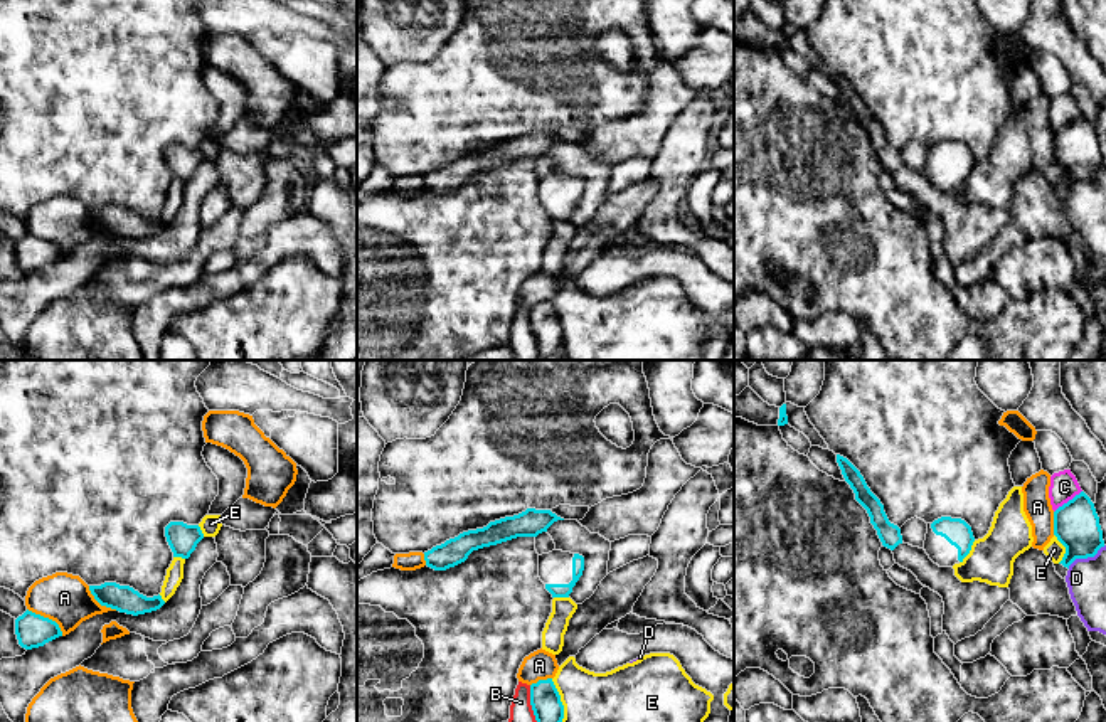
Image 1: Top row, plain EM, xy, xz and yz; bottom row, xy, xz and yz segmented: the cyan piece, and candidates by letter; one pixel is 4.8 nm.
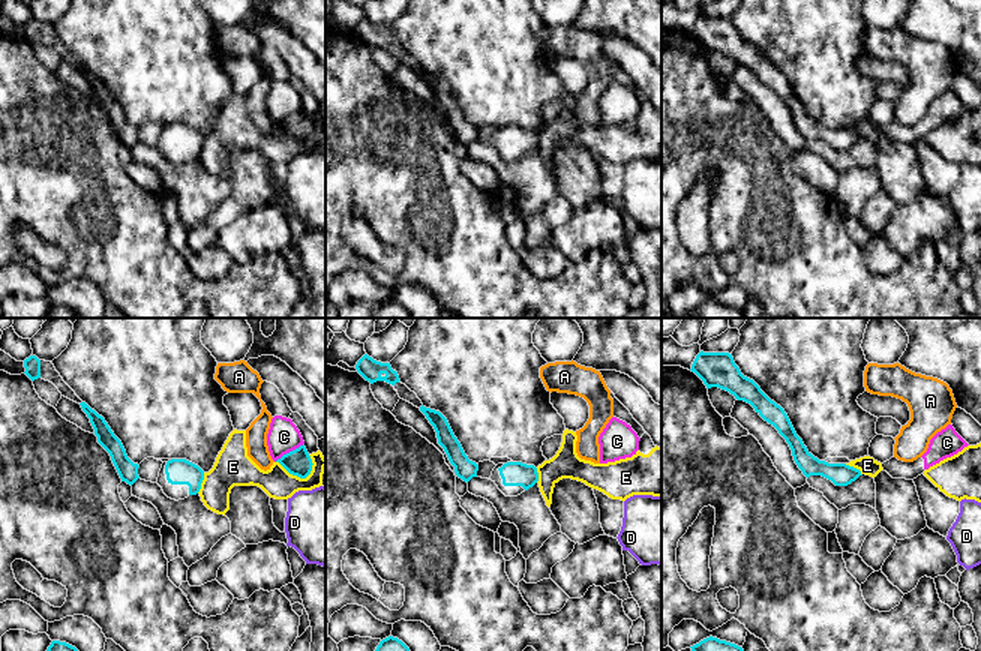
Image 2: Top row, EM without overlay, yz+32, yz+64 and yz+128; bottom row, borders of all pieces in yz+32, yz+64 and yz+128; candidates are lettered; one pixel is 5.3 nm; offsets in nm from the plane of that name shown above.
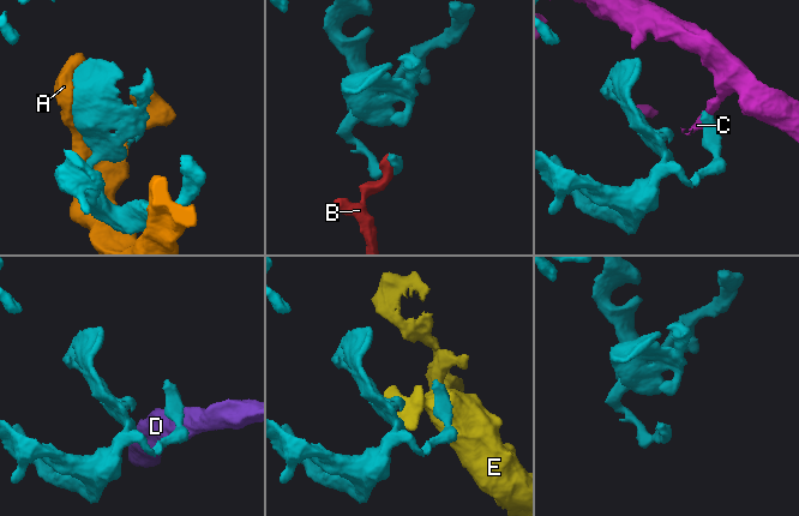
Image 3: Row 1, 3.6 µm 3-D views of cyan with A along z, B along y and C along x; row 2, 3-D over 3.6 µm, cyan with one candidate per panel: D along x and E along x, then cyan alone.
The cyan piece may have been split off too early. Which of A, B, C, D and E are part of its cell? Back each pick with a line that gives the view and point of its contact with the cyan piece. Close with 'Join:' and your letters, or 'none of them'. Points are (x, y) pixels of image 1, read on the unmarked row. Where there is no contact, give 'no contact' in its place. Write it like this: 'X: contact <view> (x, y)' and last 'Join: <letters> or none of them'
Join: none of them

